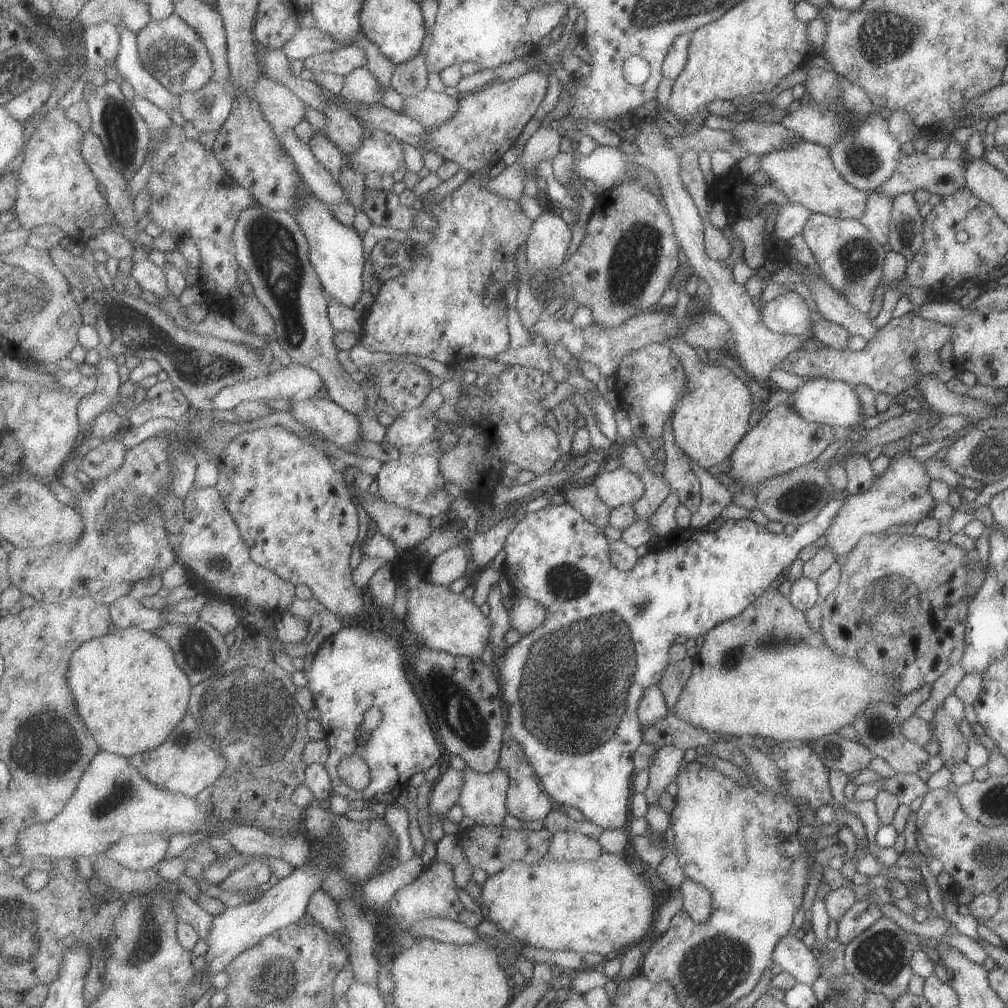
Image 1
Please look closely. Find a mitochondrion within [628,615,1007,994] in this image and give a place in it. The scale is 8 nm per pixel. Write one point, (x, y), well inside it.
(880, 957)

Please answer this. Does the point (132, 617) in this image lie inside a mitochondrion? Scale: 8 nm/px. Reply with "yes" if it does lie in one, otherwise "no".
no

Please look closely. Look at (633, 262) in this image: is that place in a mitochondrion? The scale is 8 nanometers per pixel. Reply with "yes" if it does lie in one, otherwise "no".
yes

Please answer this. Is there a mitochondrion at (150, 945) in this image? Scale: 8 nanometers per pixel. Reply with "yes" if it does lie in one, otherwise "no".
yes

